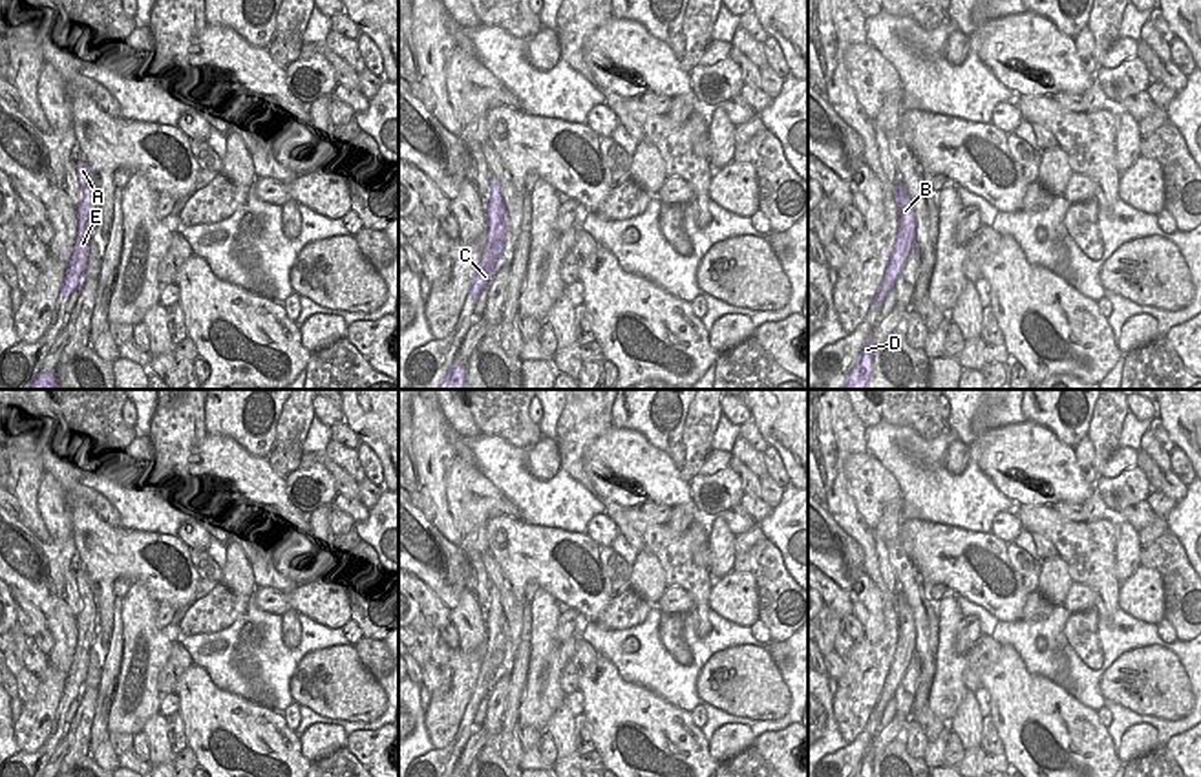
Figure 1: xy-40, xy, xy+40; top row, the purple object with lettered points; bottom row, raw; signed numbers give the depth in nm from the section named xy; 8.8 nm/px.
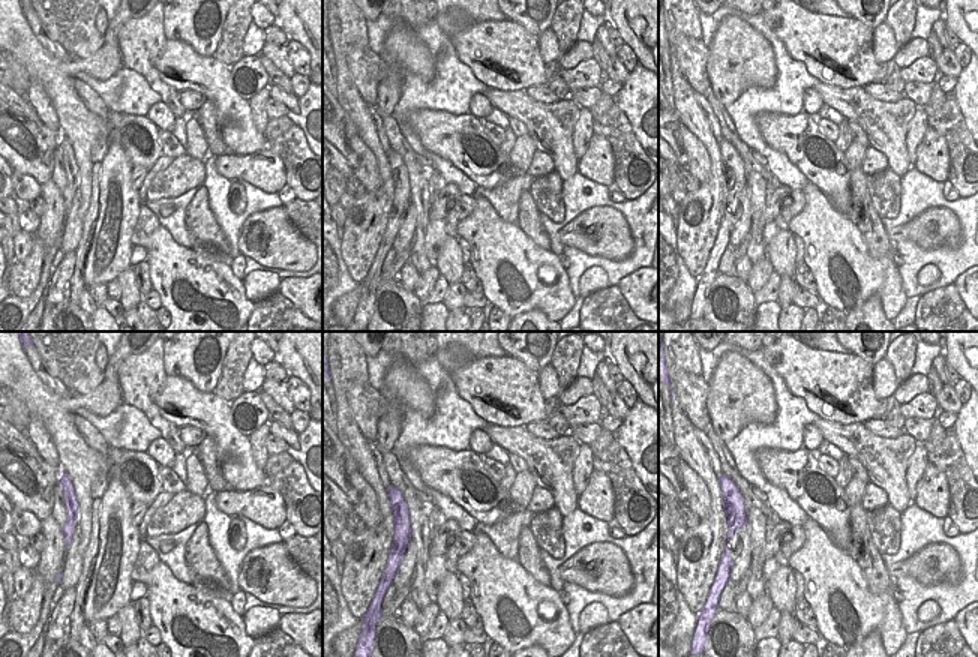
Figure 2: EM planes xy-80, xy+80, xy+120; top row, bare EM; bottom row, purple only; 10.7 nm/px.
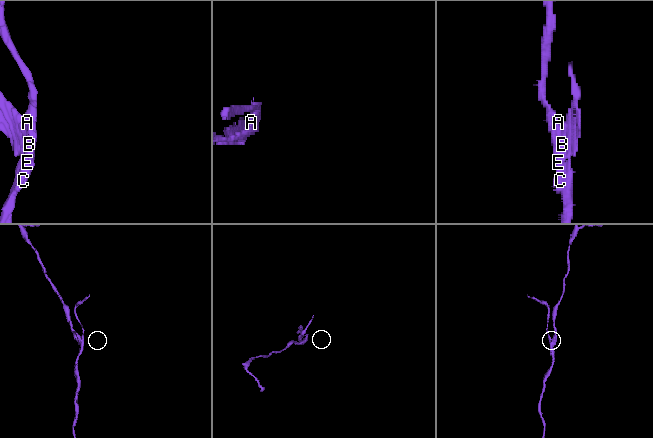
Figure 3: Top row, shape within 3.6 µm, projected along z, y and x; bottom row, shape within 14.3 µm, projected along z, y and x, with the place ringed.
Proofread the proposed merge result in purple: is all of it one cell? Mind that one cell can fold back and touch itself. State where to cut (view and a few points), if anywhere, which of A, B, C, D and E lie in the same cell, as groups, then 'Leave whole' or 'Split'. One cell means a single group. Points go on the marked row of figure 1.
Split along xy+40 (898, 222), (907, 229), (907, 236), (913, 242). Groups: A C D E / B. Split.

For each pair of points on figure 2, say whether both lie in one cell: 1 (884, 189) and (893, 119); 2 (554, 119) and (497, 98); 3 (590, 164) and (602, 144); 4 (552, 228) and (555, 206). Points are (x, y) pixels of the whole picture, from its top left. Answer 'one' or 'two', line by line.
1: two
2: one
3: one
4: two

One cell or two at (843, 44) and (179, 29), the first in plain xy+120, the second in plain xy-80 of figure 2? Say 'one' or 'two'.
two

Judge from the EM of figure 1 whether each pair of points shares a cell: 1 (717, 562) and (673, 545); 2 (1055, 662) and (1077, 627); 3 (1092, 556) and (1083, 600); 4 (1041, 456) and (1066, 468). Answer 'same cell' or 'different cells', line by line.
1: different cells
2: different cells
3: different cells
4: same cell

